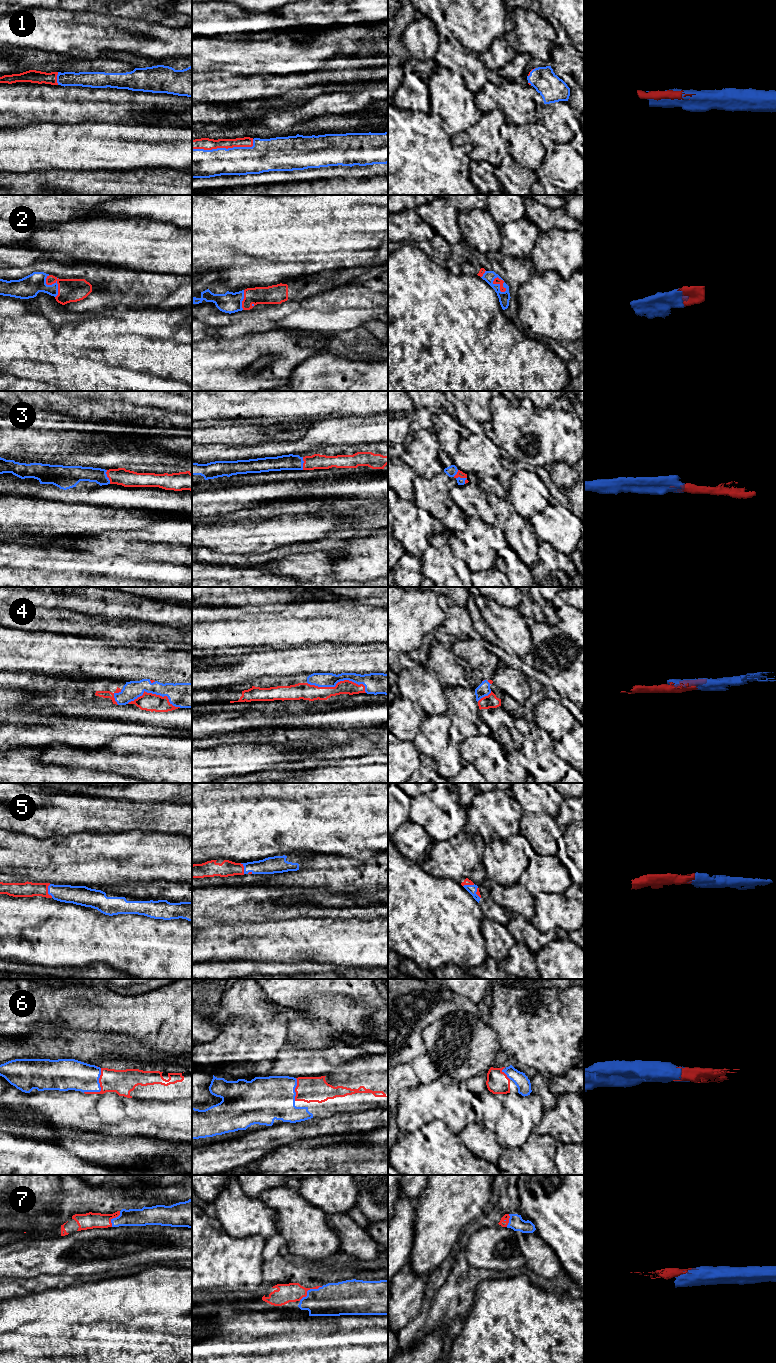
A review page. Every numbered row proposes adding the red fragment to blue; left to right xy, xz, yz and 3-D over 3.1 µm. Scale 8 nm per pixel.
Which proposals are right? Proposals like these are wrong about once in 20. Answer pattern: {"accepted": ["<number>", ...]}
{"accepted": ["1", "2", "3", "4", "5", "6", "7"]}

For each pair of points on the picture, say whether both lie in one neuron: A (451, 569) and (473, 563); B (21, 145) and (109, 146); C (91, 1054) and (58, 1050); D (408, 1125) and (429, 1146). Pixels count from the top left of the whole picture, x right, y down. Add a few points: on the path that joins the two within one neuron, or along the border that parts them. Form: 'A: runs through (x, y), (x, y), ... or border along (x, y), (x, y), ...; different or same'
A: border along (451, 548), (472, 572); different
B: runs through (43, 147), (87, 148); same
C: runs through (83, 1050), (66, 1050); same
D: border along (419, 1129), (400, 1135); different

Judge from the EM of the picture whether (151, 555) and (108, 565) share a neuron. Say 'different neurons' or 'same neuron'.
different neurons

